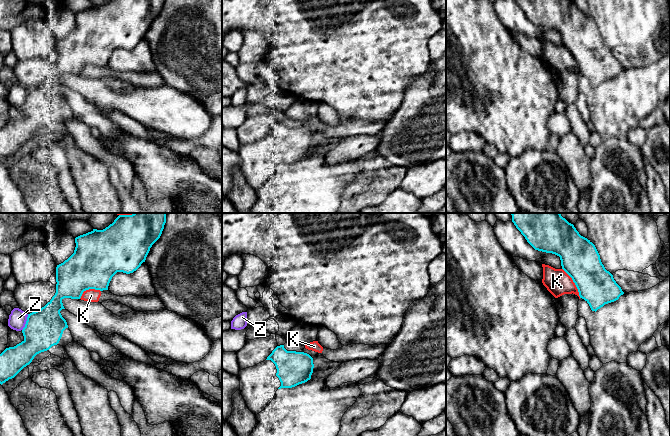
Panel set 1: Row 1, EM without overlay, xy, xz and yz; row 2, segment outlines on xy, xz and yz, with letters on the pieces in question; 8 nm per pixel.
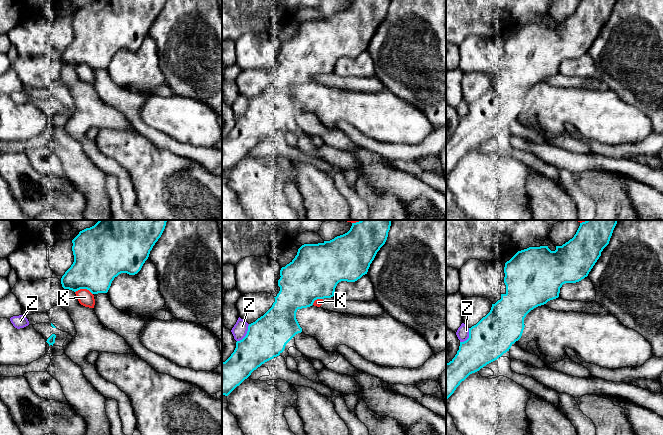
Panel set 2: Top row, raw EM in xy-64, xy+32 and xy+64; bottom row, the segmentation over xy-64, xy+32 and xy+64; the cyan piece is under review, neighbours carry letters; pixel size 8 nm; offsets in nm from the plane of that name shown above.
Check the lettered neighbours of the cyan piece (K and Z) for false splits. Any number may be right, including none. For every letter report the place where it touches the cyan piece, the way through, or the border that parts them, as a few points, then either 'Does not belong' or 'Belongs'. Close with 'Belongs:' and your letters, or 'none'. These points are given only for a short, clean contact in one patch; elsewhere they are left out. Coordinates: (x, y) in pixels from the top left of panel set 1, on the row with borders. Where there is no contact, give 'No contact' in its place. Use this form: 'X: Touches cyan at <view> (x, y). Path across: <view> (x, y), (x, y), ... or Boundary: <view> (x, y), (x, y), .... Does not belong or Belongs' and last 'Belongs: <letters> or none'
K: Touches cyan at yz (574, 282). Does not belong
Z: Touches cyan at xy (26, 322). Does not belong
Belongs: none

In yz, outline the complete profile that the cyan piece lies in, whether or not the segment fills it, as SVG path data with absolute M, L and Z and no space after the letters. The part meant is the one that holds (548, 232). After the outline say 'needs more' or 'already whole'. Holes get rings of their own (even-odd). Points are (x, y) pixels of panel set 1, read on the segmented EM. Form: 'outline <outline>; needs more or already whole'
outline M511 213L511 215L516 228L535 250L560 257L562 269L572 278L580 298L589 304L592 311L596 312L624 294L613 275L602 264L595 245L581 236L574 225L560 213Z; already whole

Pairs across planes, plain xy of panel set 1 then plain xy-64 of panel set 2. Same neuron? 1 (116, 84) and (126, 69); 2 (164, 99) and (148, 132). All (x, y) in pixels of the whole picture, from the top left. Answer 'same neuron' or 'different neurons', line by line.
1: different neurons
2: different neurons

